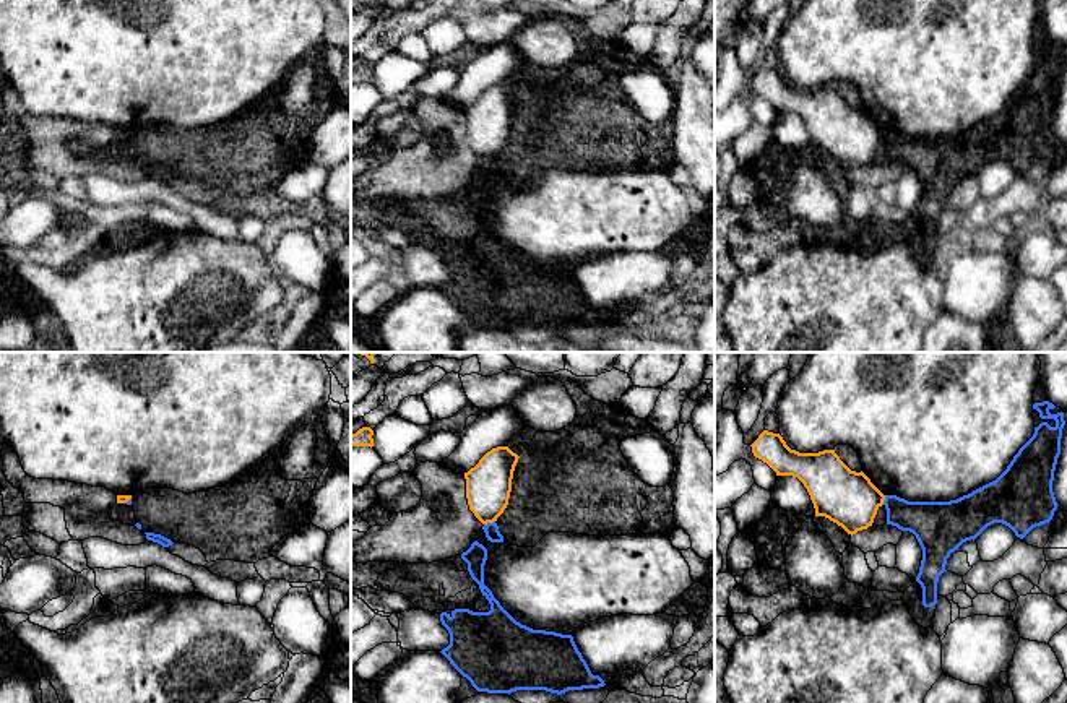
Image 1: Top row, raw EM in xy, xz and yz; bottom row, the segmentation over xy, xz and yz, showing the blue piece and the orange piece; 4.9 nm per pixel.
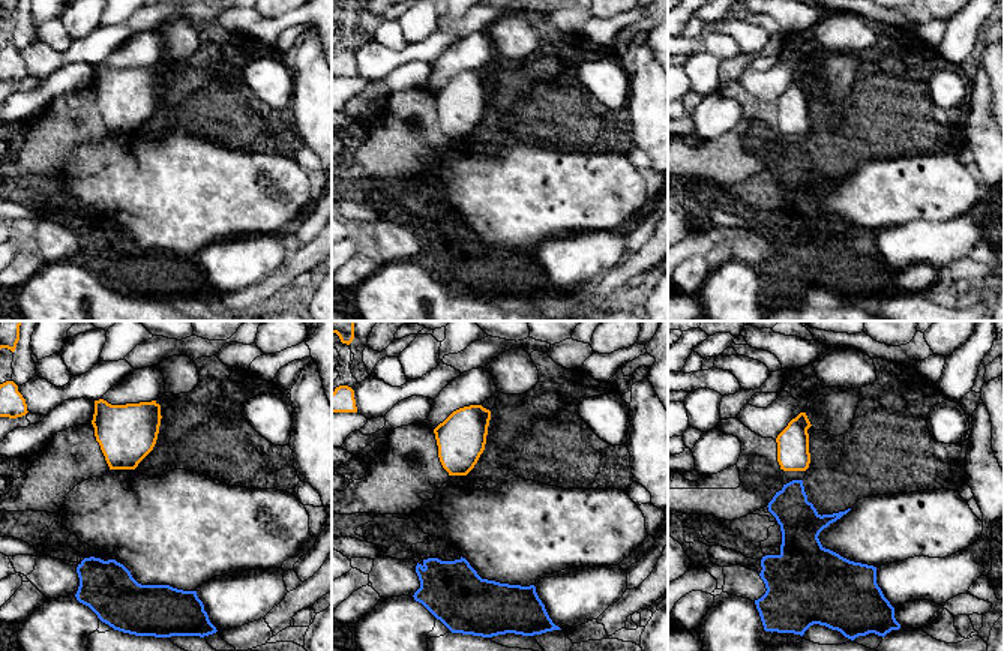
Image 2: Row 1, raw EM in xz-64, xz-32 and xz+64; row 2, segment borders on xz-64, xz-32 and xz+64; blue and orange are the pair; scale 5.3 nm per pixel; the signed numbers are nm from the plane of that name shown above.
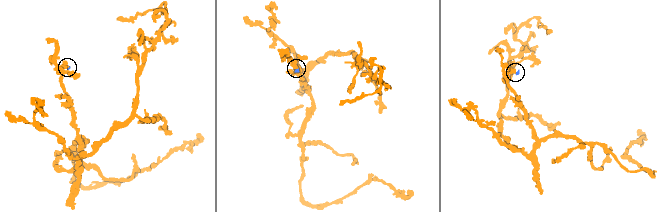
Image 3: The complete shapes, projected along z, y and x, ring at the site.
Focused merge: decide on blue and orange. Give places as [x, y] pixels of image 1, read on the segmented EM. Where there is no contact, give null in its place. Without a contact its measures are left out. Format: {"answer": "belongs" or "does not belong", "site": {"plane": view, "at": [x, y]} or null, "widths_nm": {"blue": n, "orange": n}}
{"answer": "does not belong", "site": {"plane": "xz", "at": [489, 523]}, "widths_nm": {"blue": 70, "orange": 220}}

